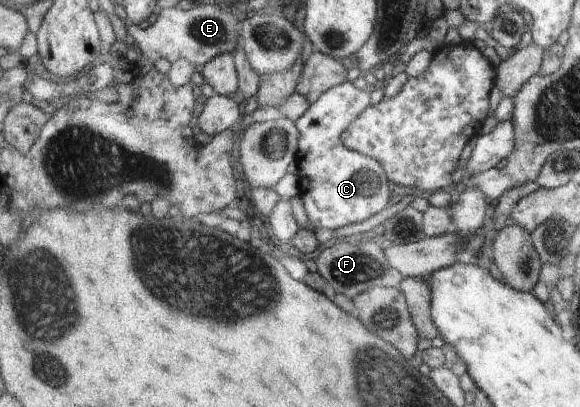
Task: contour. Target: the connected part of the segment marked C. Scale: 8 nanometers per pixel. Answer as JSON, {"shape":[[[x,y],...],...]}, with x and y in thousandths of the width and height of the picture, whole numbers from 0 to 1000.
{"shape":[[[595,201],[586,211],[564,221],[510,300],[516,324],[514,378],[510,400],[516,410],[516,479],[524,499],[533,553],[540,565],[560,558],[581,565],[598,558],[598,550],[612,553],[631,543],[636,531],[657,521],[671,501],[671,452],[667,452],[666,423],[650,391],[636,381],[605,366],[591,349],[591,329],[605,319],[605,310],[616,300],[638,260],[638,226],[612,216],[605,201]]]}

